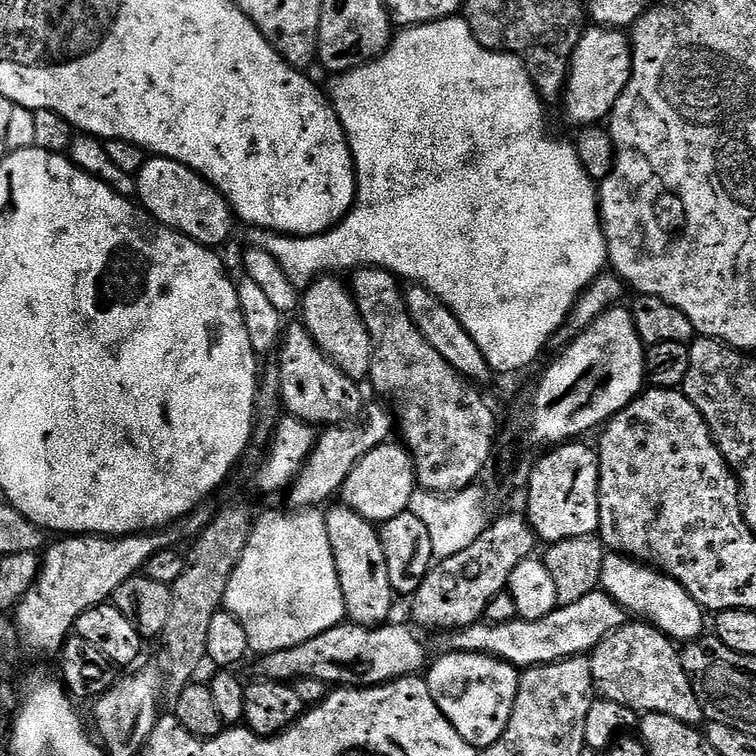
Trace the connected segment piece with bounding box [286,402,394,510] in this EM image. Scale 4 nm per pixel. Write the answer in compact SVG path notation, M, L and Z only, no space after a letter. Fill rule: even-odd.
M369 403L362 413L362 422L352 422L347 426L328 426L317 435L316 444L312 447L312 453L308 455L308 461L302 466L287 489L286 497L293 509L316 510L327 505L332 495L343 489L346 478L358 466L358 462L366 454L370 454L379 444L389 443L394 432L394 412L387 403Z

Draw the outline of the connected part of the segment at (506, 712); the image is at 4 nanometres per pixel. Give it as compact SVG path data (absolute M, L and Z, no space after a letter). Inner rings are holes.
M459 650L449 651L449 656L444 656L432 669L426 672L428 689L442 714L452 723L454 730L470 742L477 750L490 747L506 730L510 722L510 714L514 710L514 702L518 698L518 686L520 685L521 673L516 665L507 664L504 660L498 660L495 656L485 656L478 652L462 652Z

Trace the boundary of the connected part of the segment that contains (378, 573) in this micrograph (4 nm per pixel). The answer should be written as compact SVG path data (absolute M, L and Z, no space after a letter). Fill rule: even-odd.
M337 503L337 508L327 509L324 521L326 534L330 534L330 550L334 550L334 562L338 570L338 582L342 586L342 598L347 619L354 624L361 624L364 628L379 628L389 623L392 612L394 593L390 586L390 573L386 570L386 554L382 550L382 542L377 525L371 520L362 518L347 504Z

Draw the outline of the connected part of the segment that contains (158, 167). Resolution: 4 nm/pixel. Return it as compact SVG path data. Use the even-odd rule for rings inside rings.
M148 158L135 177L139 203L156 223L189 236L205 248L216 250L219 244L227 242L234 225L234 213L222 193L203 176L176 160Z

